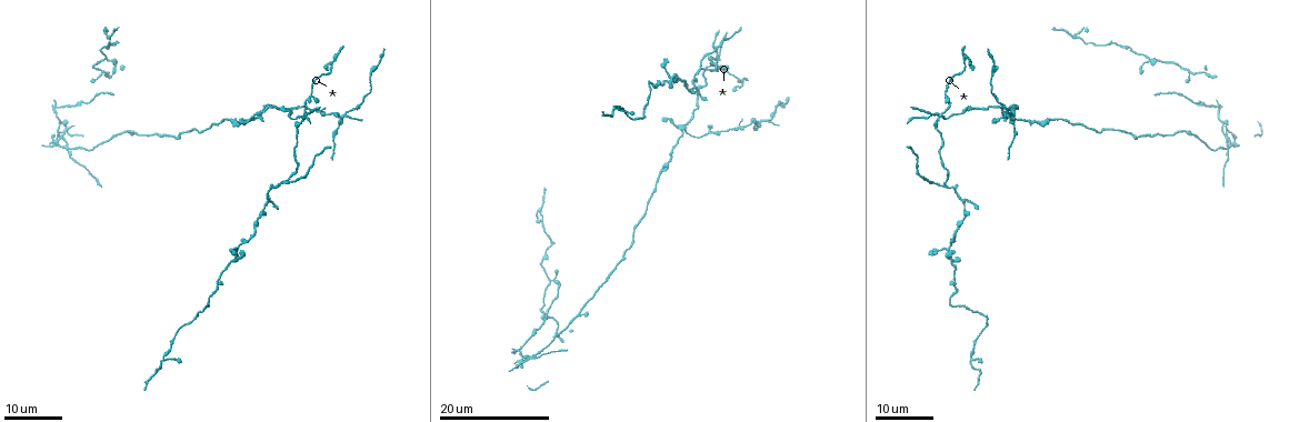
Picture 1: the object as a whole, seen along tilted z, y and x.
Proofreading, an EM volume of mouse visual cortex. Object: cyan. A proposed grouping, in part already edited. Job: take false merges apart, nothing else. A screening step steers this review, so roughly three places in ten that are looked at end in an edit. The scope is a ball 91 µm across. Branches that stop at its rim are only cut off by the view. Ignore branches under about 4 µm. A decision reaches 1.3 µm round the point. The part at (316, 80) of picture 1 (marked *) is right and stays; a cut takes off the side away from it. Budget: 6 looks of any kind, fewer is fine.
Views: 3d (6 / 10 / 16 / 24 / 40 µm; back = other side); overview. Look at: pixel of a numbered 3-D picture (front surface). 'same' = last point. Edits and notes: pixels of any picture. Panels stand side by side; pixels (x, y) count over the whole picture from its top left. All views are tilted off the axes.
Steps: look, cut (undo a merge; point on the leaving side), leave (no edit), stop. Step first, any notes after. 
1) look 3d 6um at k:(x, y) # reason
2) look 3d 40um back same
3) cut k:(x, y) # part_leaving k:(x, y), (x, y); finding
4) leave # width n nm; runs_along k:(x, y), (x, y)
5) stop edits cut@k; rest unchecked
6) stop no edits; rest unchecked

look 3d 24um at 1:(943, 116) # four or more arms meet

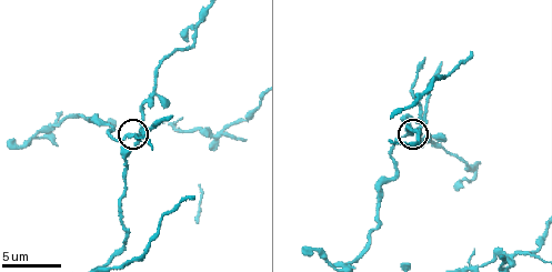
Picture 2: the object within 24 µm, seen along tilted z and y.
look 3d 10um same # closer look

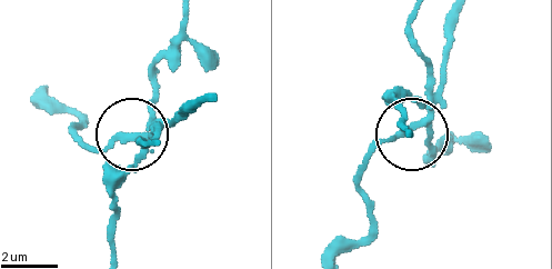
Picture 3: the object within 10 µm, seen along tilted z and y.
cut 3:(159, 129) # width 220 nm; part_leaving 3:(421, 119), (364, 167), (369, 231), (342, 253); a second neuron is stuck on

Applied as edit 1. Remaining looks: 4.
look overview

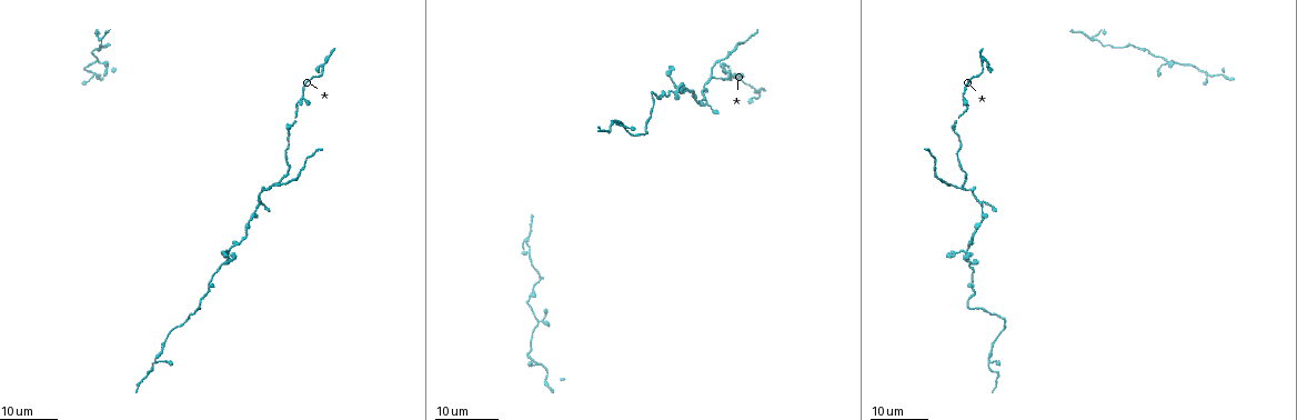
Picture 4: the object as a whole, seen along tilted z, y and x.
look 3d 16um at 4:(709, 73) # arms part here

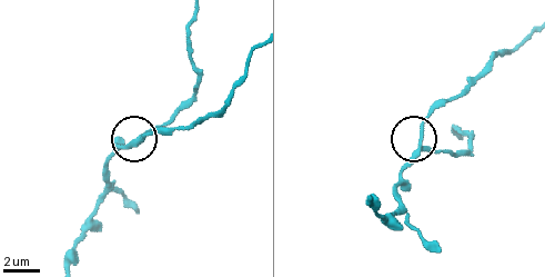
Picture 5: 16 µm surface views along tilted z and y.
look 3d 6um at 5:(422, 141)

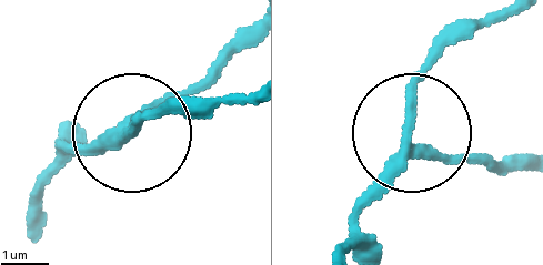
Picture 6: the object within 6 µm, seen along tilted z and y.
cut 6:(140, 123) # side_arm 15 um; arms 3; two neurons meet here

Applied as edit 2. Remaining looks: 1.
stop edits cut@3, cut@6; rest unchecked

